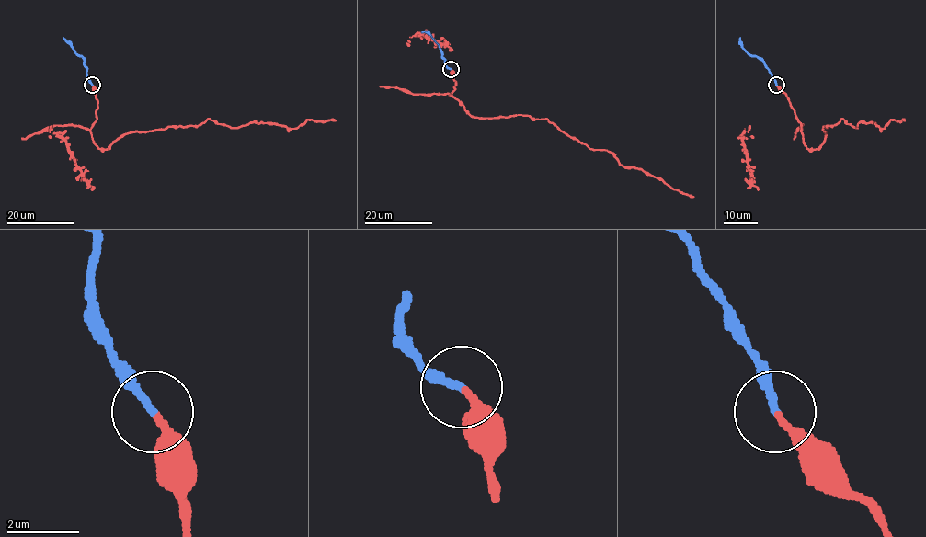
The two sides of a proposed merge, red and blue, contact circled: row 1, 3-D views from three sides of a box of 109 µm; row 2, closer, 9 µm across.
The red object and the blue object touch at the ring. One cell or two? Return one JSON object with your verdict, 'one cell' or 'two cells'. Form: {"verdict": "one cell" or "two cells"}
{"verdict": "one cell"}

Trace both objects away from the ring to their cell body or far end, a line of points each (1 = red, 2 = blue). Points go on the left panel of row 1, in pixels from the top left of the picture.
1: (92, 85), (99, 148), (135, 131), (208, 119), (288, 128), (336, 120)
2: (92, 85), (84, 60), (63, 38)

